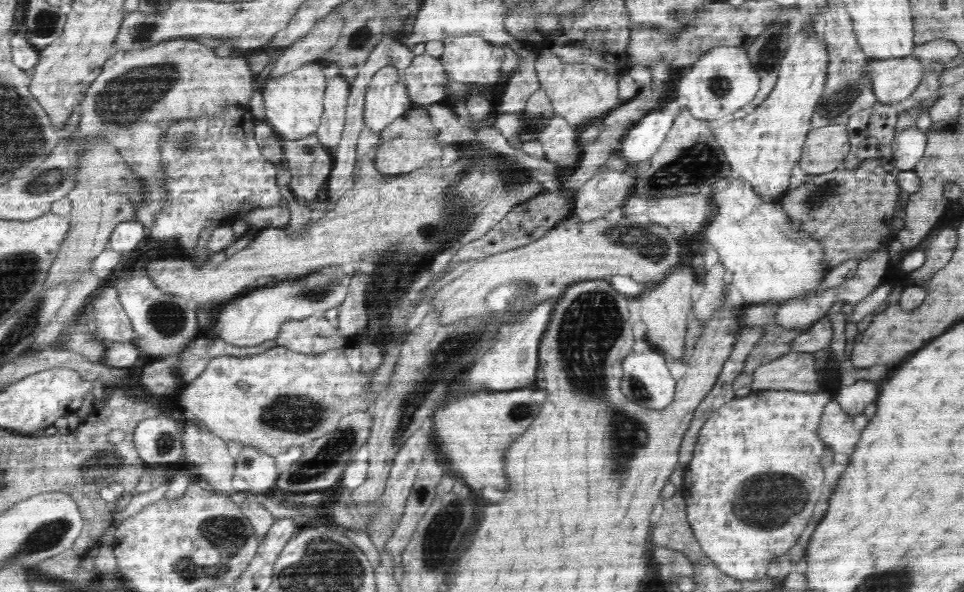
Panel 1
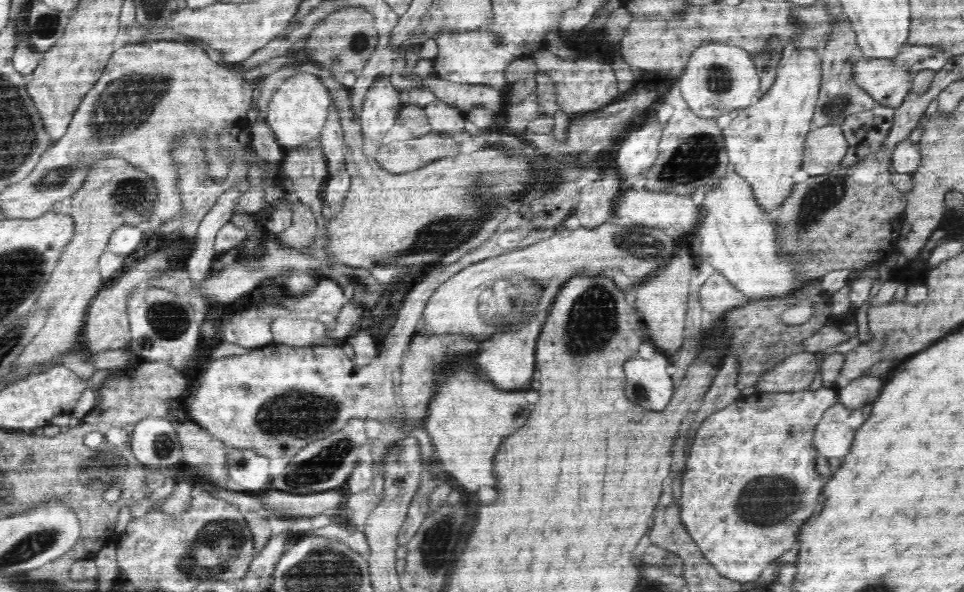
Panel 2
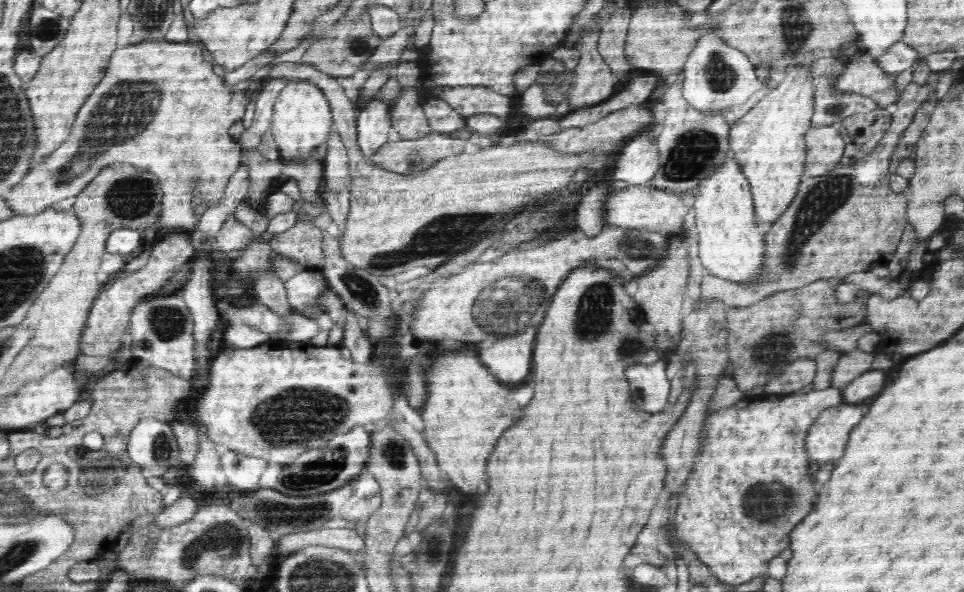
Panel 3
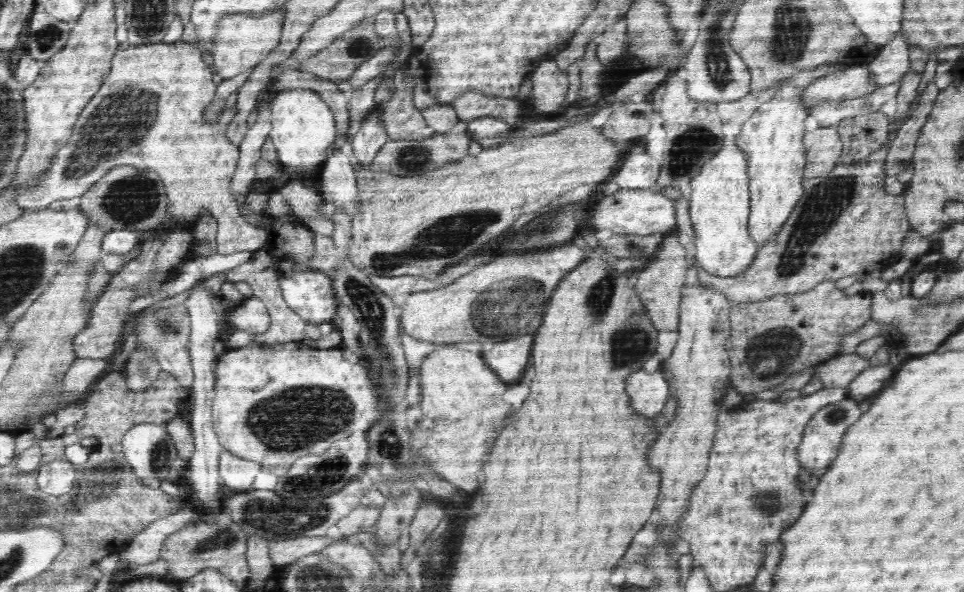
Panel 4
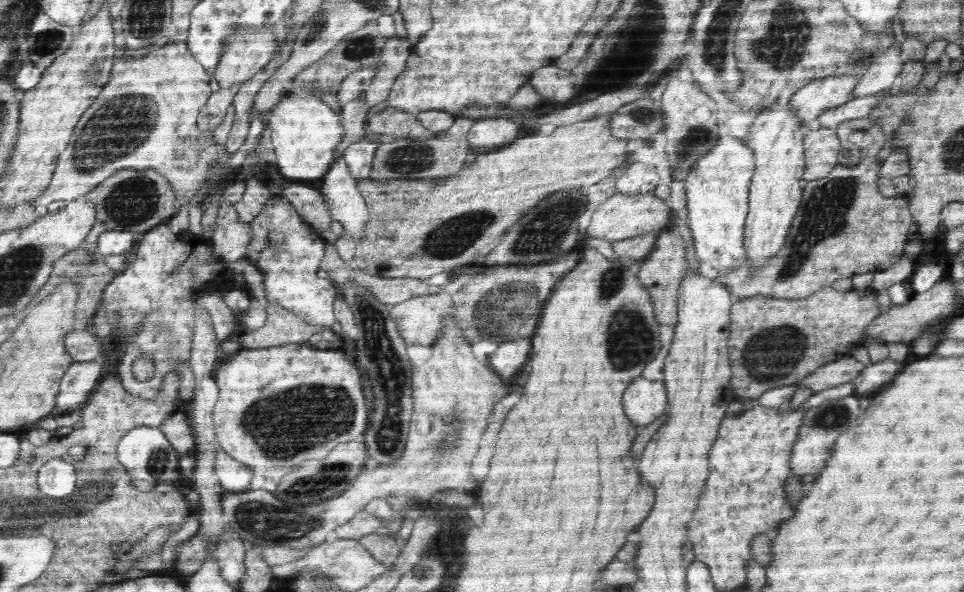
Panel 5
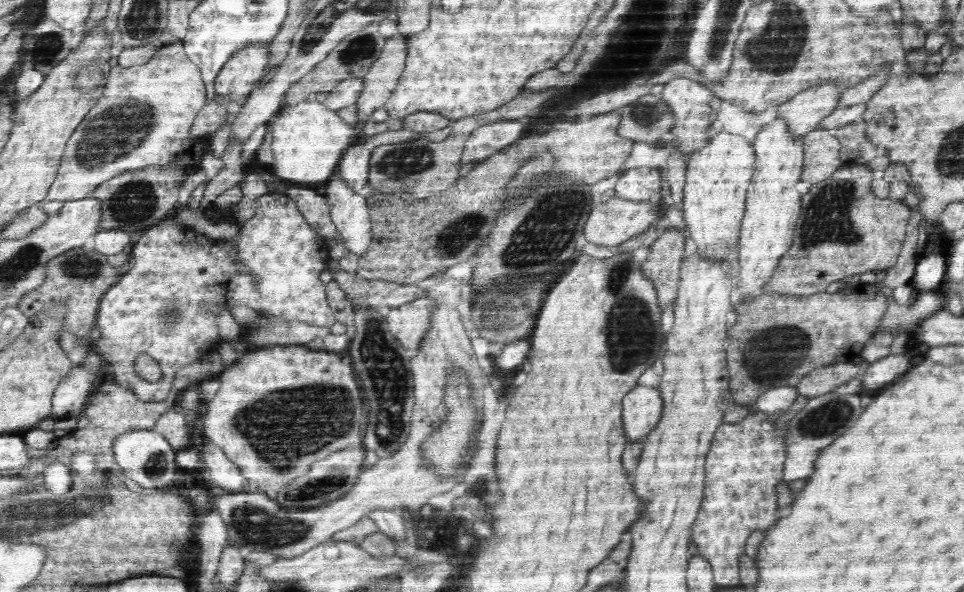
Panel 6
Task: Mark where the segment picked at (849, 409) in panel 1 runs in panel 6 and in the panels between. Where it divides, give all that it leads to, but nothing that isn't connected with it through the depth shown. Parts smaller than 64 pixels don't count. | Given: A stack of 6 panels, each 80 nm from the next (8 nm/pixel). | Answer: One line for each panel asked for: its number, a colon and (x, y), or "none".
2: (865, 390)
3: (861, 390)
4: (872, 380)
5: (875, 376)
6: (883, 371)

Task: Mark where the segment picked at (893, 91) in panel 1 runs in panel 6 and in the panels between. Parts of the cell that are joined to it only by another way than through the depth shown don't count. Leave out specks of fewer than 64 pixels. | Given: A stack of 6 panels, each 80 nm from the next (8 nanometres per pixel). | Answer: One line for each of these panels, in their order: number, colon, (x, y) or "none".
2: (888, 85)
3: (863, 76)
4: (854, 83)
5: (807, 104)
6: (805, 112)

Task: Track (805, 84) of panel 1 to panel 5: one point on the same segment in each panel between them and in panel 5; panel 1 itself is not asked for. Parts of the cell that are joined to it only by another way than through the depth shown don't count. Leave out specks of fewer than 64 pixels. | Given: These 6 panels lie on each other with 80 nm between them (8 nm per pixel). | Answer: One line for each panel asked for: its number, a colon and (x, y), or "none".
2: (766, 142)
3: (769, 141)
4: (773, 139)
5: (775, 137)

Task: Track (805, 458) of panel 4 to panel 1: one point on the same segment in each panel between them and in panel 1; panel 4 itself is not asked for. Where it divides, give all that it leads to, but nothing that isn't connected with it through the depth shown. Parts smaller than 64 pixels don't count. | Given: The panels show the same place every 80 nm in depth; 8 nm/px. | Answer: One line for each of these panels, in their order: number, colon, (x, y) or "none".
1: (839, 431)
2: (832, 437)
3: (826, 438)

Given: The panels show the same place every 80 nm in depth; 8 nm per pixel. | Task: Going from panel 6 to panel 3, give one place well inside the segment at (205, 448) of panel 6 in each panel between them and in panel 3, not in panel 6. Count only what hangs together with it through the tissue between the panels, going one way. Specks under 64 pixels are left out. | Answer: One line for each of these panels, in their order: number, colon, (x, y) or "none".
3: (243, 471)
4: (237, 473)
5: (234, 476)

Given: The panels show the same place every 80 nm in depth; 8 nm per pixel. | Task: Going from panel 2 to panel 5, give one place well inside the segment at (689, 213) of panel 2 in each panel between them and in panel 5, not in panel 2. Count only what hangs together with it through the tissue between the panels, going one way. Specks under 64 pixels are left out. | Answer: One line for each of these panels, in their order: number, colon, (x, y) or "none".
3: (647, 208)
4: (644, 212)
5: (621, 216)

